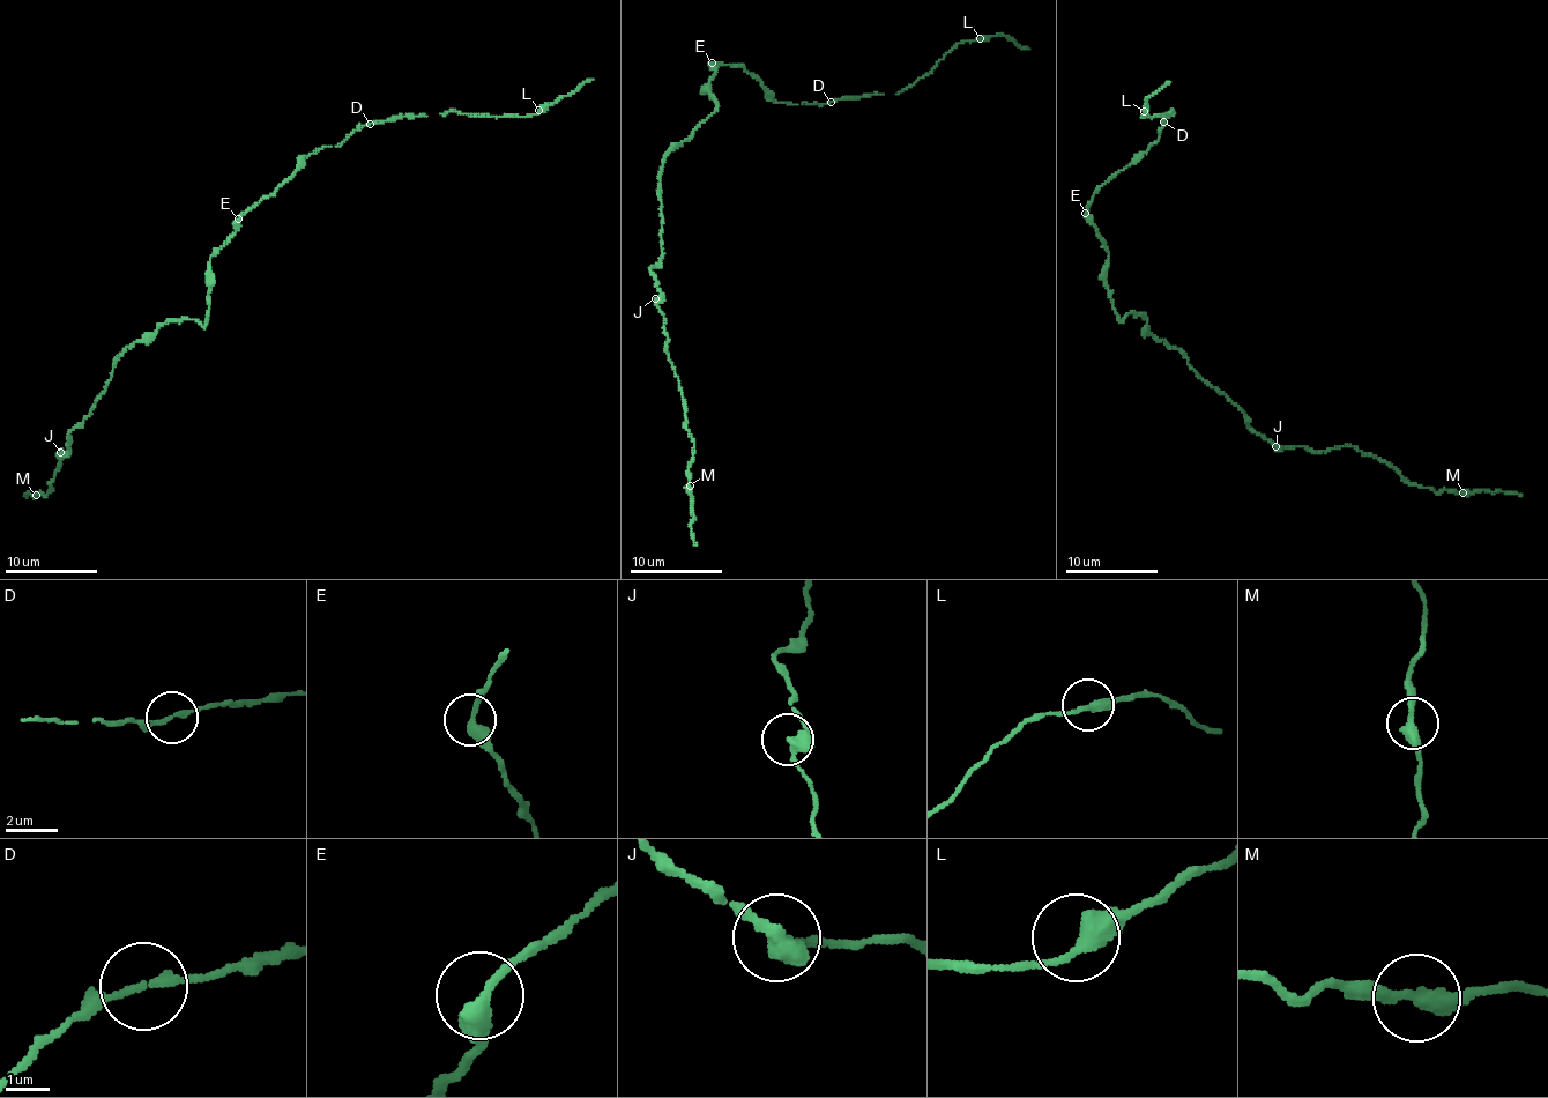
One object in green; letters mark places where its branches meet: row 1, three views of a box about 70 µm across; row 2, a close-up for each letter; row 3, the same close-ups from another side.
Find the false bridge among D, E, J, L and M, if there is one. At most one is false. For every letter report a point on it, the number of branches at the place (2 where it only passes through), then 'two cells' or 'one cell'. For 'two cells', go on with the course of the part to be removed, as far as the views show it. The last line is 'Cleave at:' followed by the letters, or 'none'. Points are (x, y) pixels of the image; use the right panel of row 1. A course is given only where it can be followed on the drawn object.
D: (1163, 121) | 2 | one cell
E: (1085, 213) | 2 | one cell
J: (1275, 446) | 2 | one cell
L: (1144, 111) | 2 | one cell
M: (1463, 492) | 2 | one cell
Cleave at: none

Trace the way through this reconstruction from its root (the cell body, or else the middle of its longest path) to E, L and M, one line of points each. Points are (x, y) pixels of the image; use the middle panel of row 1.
E: (715, 102), (709, 91), (701, 94), (714, 72), (712, 62)
L: (715, 102), (701, 94), (713, 65), (742, 64), (778, 102), (828, 104), (899, 94), (959, 43), (980, 38)
M: (715, 102), (715, 111), (664, 160), (659, 187), (663, 256), (649, 269), (694, 444), (689, 486)

